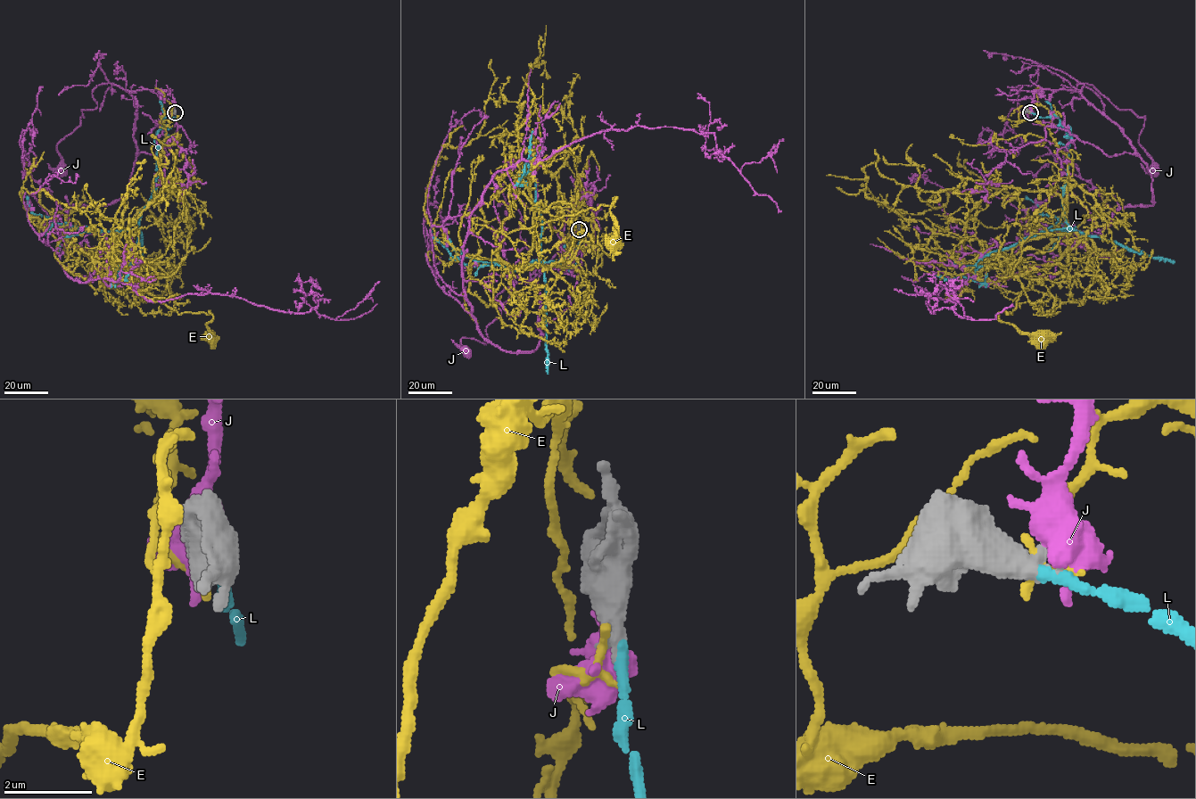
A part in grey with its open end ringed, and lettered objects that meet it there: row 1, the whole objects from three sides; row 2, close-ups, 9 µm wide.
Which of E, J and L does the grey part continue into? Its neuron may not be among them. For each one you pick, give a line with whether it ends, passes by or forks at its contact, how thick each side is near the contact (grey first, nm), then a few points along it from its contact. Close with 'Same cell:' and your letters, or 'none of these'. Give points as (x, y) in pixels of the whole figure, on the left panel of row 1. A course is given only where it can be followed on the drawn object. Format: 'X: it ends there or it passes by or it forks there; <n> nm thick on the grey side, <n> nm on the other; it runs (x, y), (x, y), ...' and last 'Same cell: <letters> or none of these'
L: it ends there; 500 nm thick on the grey side, 300 nm on the other; it runs (175, 112), (175, 117), (163, 120), (155, 138), (157, 179), (140, 214), (130, 262), (119, 278), (128, 275)
Same cell: L

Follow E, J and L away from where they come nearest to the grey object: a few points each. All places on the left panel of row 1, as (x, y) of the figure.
E: (174, 111), (172, 104), (160, 120), (165, 136), (154, 196), (94, 268), (179, 314), (209, 311), (210, 338)
J: (174, 111), (172, 94), (161, 89), (98, 84), (97, 106), (82, 109), (80, 124), (56, 145), (61, 168)
L: (175, 112), (175, 117), (163, 120), (155, 138), (157, 179), (140, 214), (130, 262), (119, 278), (128, 275)

